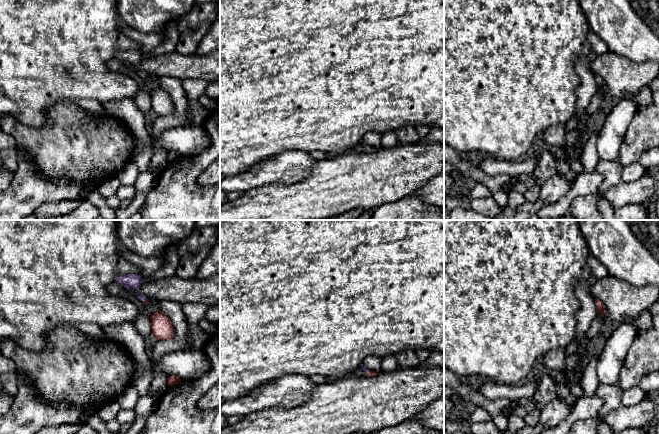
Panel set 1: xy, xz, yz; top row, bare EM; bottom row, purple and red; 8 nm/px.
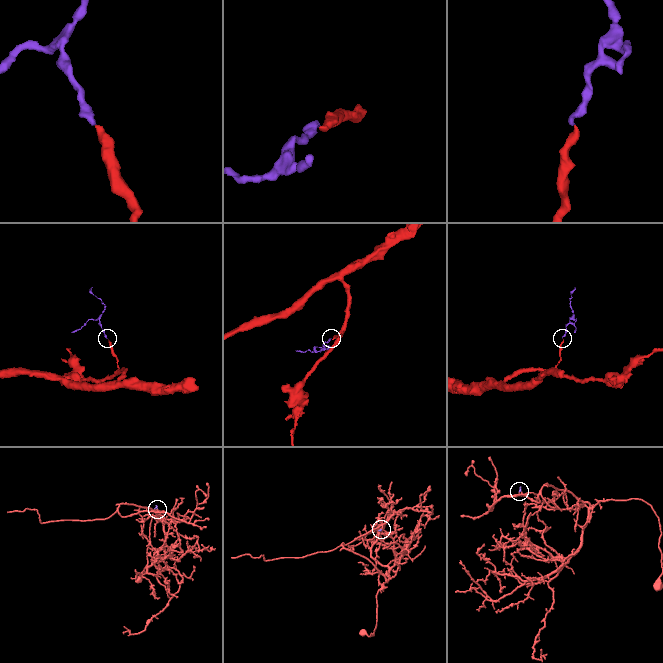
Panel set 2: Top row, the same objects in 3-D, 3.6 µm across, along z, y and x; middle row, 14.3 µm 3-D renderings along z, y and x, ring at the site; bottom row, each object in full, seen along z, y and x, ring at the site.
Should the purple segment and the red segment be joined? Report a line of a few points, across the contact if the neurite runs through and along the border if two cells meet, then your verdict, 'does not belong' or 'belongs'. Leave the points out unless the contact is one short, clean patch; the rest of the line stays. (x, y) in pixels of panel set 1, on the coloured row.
line xy (139, 296), (144, 300), (146, 301); belongs

